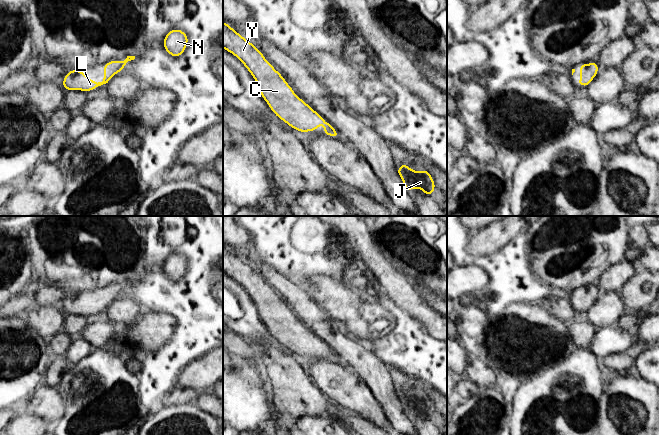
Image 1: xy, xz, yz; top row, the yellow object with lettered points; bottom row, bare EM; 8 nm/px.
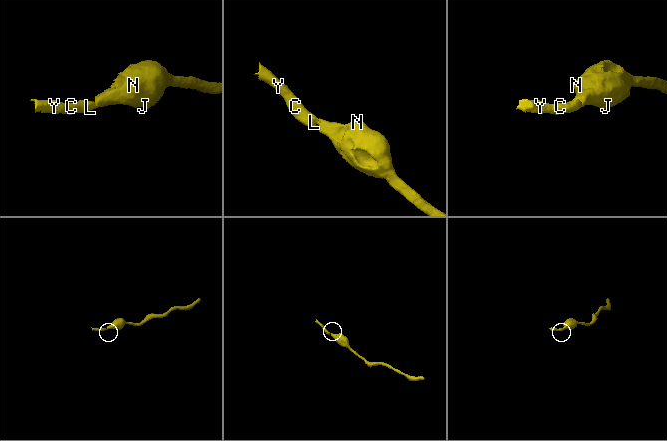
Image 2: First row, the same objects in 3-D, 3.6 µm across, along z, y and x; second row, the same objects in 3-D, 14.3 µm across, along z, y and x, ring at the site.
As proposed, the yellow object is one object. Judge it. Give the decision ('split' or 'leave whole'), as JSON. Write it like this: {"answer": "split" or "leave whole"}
{"answer": "leave whole"}

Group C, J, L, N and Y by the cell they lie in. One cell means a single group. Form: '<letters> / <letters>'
C J L N Y

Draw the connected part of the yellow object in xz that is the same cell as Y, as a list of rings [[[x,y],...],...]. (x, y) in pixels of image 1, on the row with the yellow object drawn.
[[[223,22],[223,48],[236,56],[248,69],[257,82],[261,96],[278,118],[293,129],[303,133],[315,131],[322,124],[325,135],[330,135],[335,138],[339,137],[332,124],[326,123],[323,117],[294,93],[282,75],[265,59],[262,52],[225,22]]]

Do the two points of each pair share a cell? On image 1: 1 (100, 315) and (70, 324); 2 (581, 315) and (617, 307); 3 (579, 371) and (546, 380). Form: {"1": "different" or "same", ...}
{"1": "same", "2": "same", "3": "same"}

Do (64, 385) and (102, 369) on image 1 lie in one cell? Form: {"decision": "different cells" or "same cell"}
{"decision": "same cell"}

